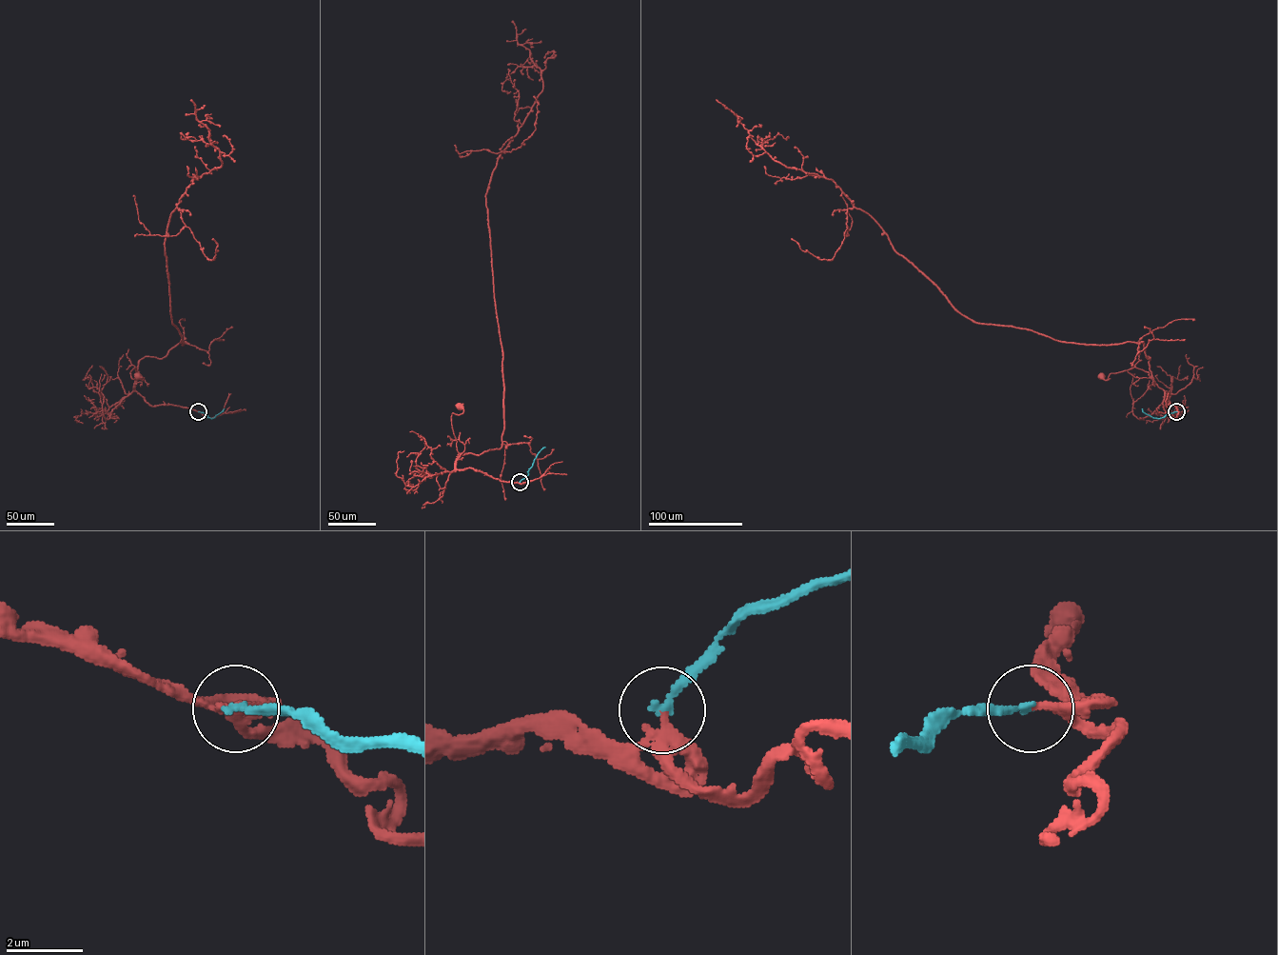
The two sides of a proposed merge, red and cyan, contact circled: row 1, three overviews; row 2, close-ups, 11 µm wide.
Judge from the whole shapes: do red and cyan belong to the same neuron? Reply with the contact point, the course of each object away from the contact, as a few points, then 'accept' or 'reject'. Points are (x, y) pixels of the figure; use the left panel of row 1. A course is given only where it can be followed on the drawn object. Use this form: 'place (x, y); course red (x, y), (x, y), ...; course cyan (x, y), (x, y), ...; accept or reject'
place (198, 411); course red (198, 411), (150, 406), (134, 389), (139, 377), (135, 368), (129, 373), (142, 379), (138, 376); course cyan (198, 411), (207, 413), (212, 418), (224, 408); accept

